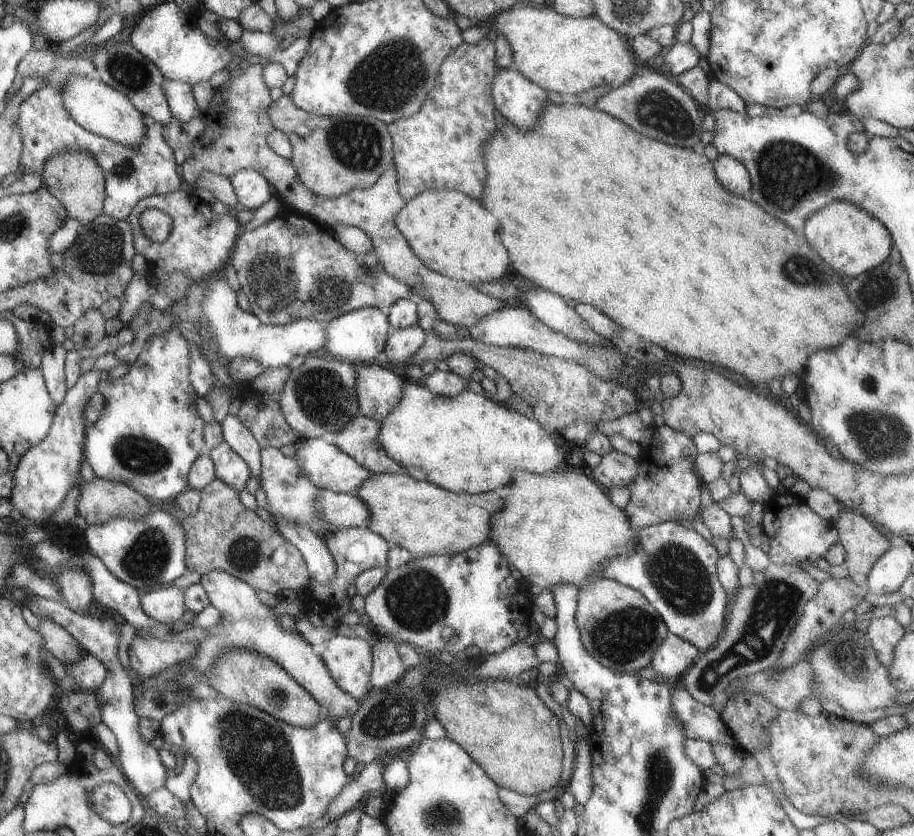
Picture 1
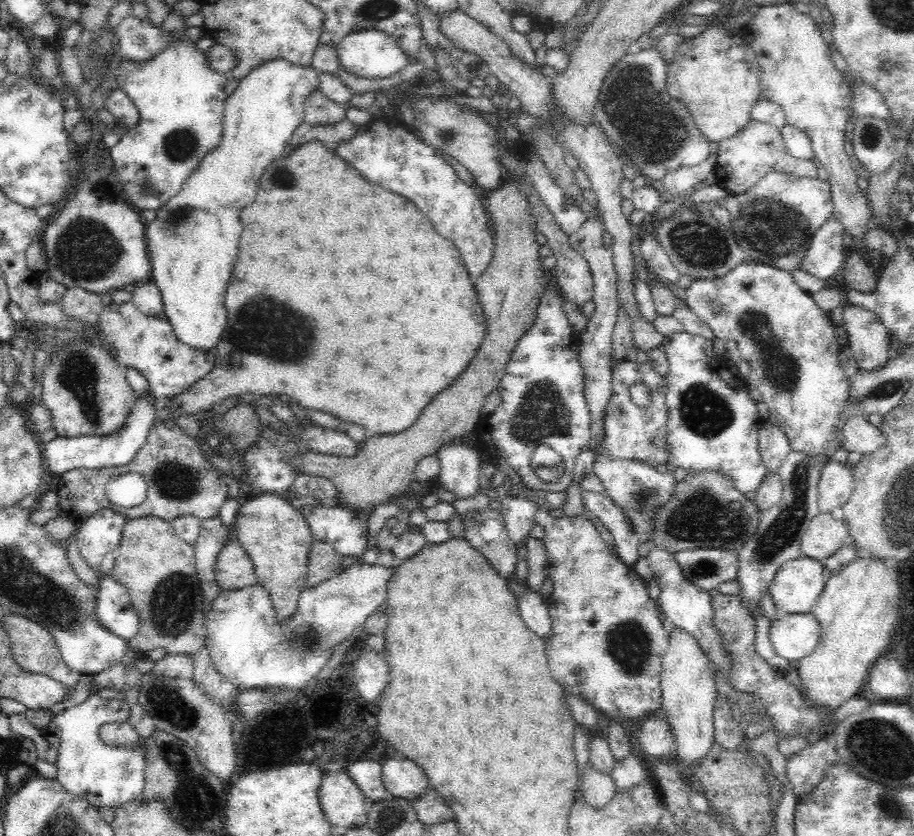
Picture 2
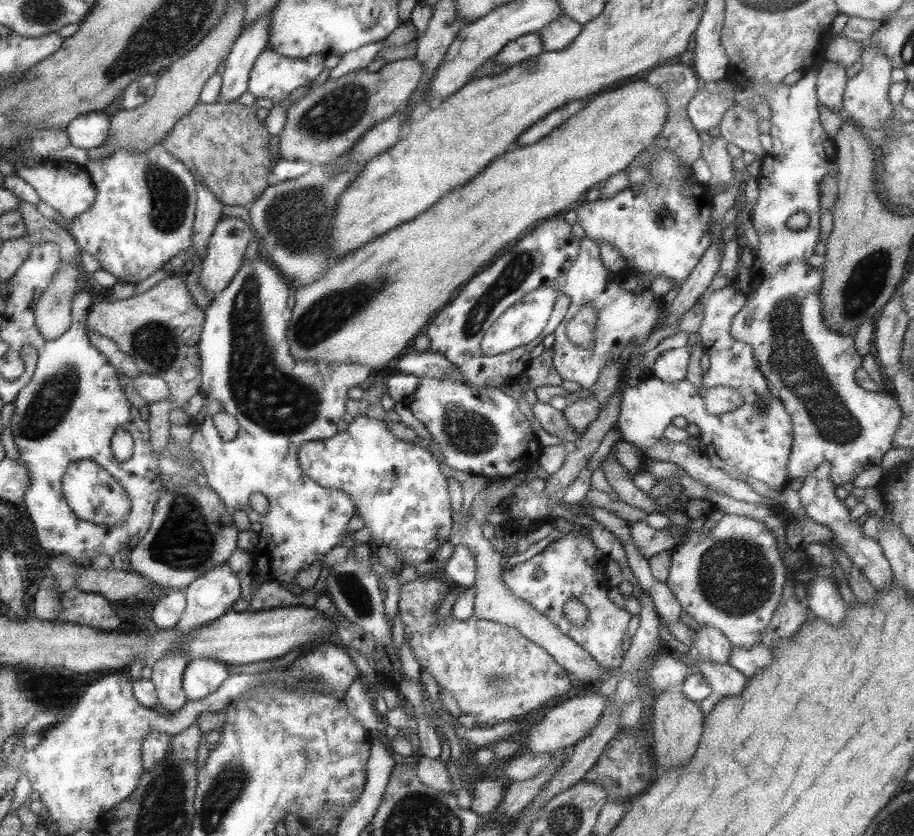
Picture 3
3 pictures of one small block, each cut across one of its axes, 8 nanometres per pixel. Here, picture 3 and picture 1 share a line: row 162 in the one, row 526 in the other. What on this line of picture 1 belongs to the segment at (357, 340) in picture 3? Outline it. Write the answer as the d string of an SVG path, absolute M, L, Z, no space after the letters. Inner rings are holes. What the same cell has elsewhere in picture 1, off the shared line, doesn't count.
M515 472L507 486L509 494L503 498L503 510L495 512L495 518L491 518L489 544L505 556L511 568L521 572L523 582L529 586L539 586L541 590L551 590L561 584L581 586L605 560L635 552L637 530L629 524L625 512L611 504L611 500L587 476L573 472Z

